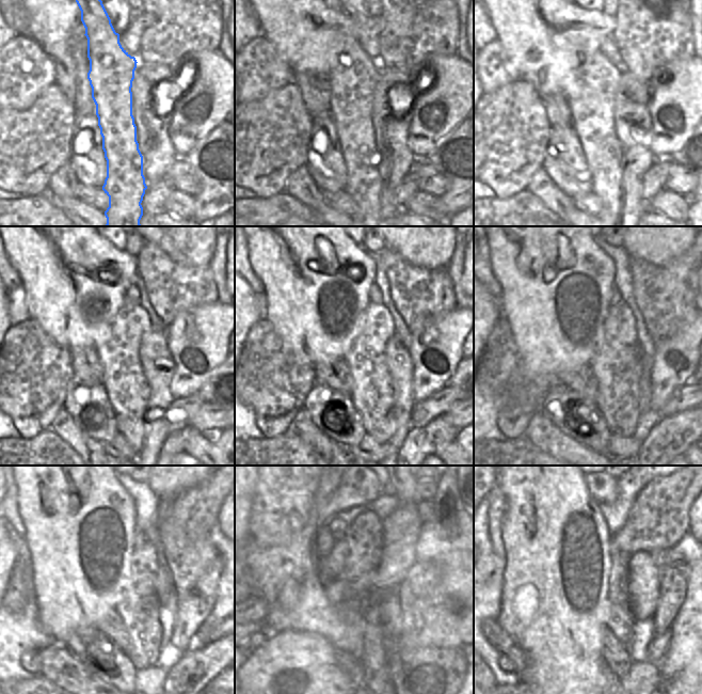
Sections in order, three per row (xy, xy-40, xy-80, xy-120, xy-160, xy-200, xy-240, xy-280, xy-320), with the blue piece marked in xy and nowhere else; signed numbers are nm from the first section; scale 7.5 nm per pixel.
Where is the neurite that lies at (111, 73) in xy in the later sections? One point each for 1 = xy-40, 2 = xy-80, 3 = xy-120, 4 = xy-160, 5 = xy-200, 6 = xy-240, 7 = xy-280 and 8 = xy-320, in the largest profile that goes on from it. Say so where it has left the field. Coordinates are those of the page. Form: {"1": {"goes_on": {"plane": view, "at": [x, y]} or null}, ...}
{"1": {"goes_on": {"plane": "xy-40", "at": [352, 81]}}, "2": {"goes_on": {"plane": "xy-80", "at": [592, 105]}}, "3": {"goes_on": {"plane": "xy-120", "at": [128, 391]}}, "4": {"goes_on": {"plane": "xy-160", "at": [372, 394]}}, "5": {"goes_on": {"plane": "xy-200", "at": [616, 365]}}, "6": {"goes_on": {"plane": "xy-240", "at": [140, 609]}}, "7": {"goes_on": {"plane": "xy-280", "at": [380, 615]}}, "8": {"goes_on": {"plane": "xy-320", "at": [621, 619]}}}

